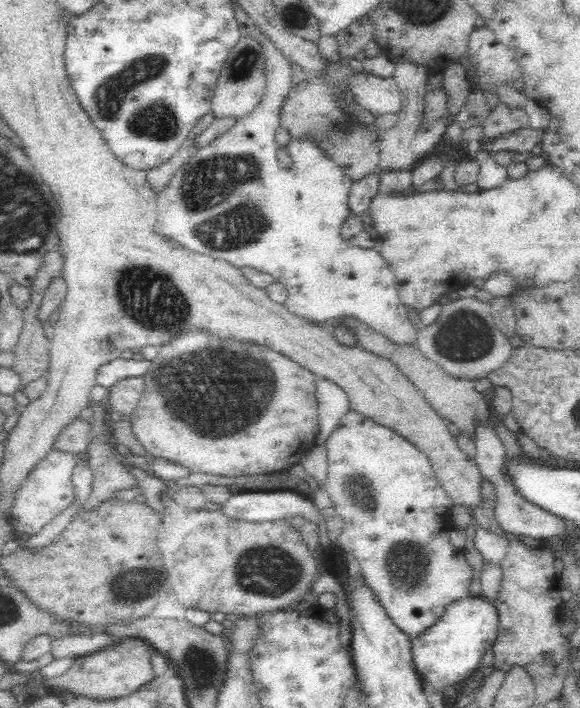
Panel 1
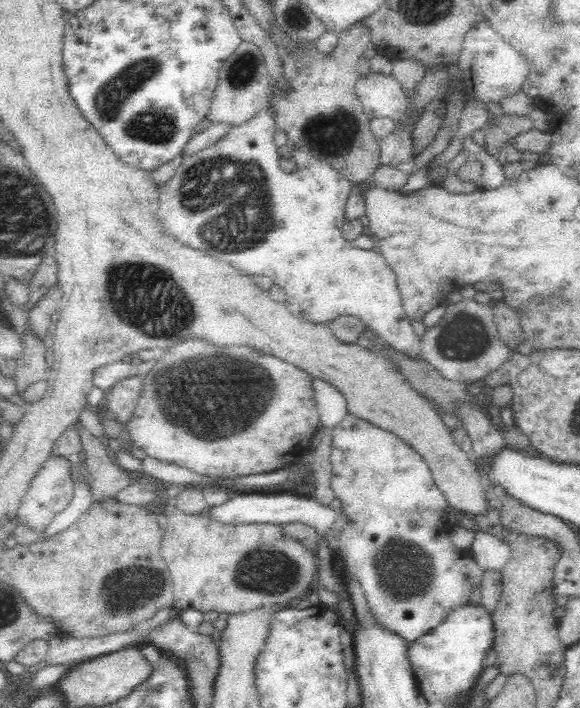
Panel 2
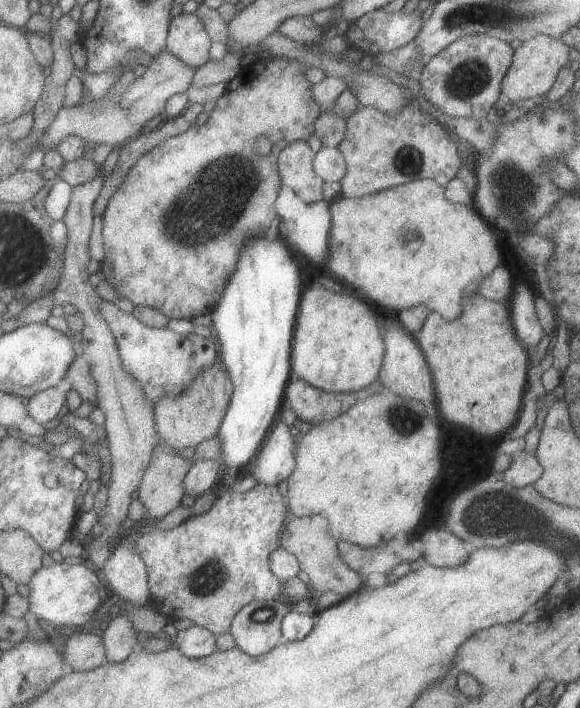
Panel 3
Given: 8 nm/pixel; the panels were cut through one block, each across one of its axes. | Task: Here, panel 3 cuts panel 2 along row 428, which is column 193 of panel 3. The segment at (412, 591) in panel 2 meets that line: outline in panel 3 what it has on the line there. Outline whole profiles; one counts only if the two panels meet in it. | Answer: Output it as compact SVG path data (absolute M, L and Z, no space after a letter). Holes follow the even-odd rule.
M103 300L101 311L115 334L124 368L155 406L172 393L185 393L206 369L213 367L217 356L221 356L215 346L216 338L206 338L196 333L181 335L168 327L159 329L148 326L133 313L123 312L117 302L112 304Z

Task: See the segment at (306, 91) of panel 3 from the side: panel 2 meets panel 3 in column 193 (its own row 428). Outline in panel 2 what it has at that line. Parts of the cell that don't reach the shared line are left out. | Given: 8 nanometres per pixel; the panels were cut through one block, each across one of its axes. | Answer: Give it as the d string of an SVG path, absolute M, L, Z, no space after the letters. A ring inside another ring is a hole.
M188 338L184 342L178 342L176 346L172 346L168 350L164 348L159 352L164 352L164 354L158 355L153 370L150 370L150 376L143 378L143 391L134 413L127 423L132 443L136 443L136 446L142 448L148 457L189 468L190 471L202 476L236 478L238 476L248 476L248 474L272 472L272 470L280 470L284 466L291 466L311 449L313 435L319 428L319 414L316 409L316 398L312 385L314 377L306 371L294 366L291 362L286 362L282 358L276 358L272 354L264 354L264 352L248 348L248 346L220 348L220 346L214 346L212 342L206 342L206 340L200 340L200 338L194 338L194 340Z

